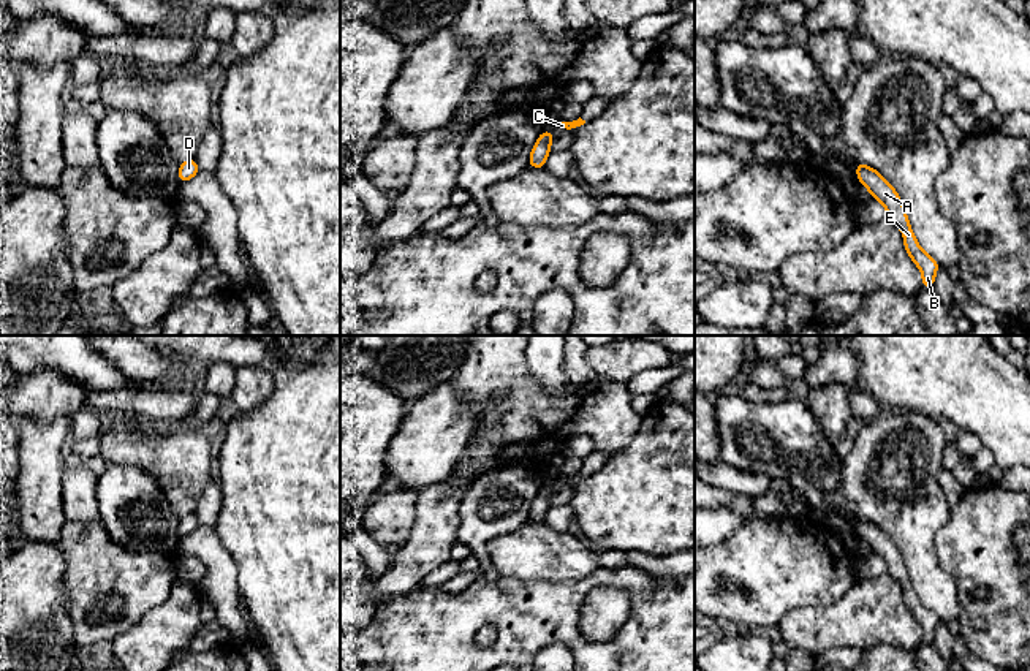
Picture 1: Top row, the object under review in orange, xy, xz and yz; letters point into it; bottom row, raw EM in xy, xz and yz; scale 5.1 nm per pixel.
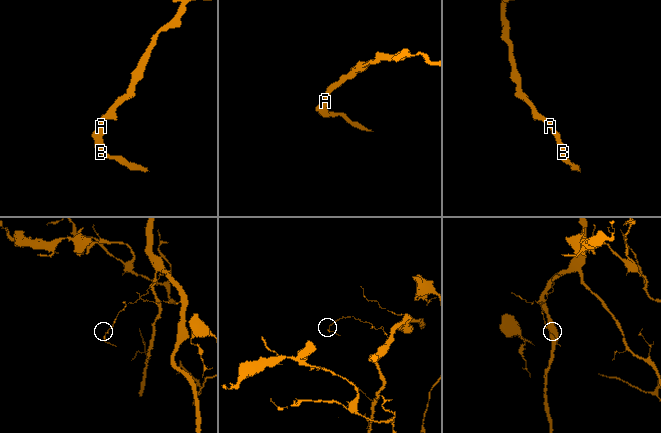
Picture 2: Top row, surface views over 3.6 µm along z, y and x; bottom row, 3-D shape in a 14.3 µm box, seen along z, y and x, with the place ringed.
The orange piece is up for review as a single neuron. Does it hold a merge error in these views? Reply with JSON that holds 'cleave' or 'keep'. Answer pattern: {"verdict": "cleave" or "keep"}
{"verdict": "keep"}

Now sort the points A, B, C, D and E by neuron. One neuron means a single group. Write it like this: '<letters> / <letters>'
A B C D E

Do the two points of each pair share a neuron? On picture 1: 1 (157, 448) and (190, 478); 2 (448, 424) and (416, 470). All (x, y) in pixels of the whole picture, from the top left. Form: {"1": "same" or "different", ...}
{"1": "same", "2": "same"}

